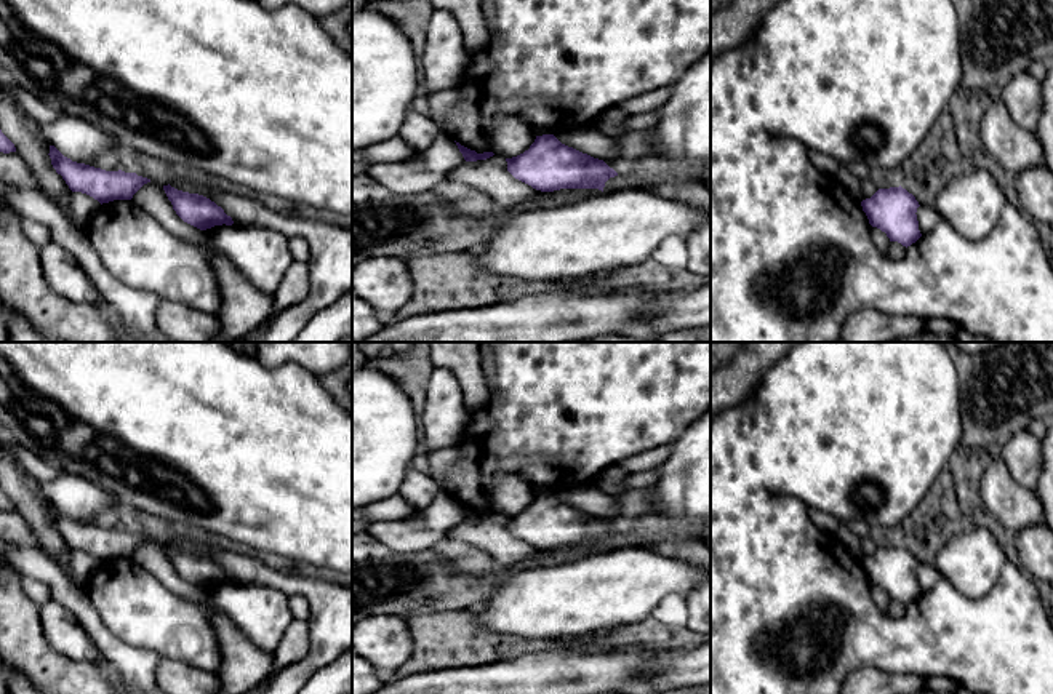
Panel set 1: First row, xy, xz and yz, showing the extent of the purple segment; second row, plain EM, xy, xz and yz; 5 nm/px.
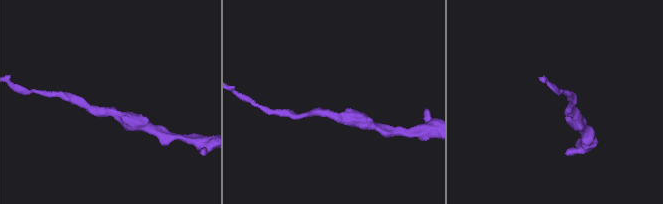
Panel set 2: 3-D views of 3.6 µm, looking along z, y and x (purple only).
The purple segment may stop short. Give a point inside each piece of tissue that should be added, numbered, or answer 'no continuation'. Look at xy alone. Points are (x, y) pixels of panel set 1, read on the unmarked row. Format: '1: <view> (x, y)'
no continuation

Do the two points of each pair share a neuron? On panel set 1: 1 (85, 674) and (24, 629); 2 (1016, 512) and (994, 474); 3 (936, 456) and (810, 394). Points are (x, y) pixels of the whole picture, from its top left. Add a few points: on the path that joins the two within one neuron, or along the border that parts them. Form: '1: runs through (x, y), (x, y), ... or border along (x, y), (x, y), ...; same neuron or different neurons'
1: runs through (69, 674), (63, 674), (34, 645); same neuron
2: runs through (1010, 502), (996, 483); same neuron
3: runs through (904, 437), (884, 421), (842, 421); same neuron

